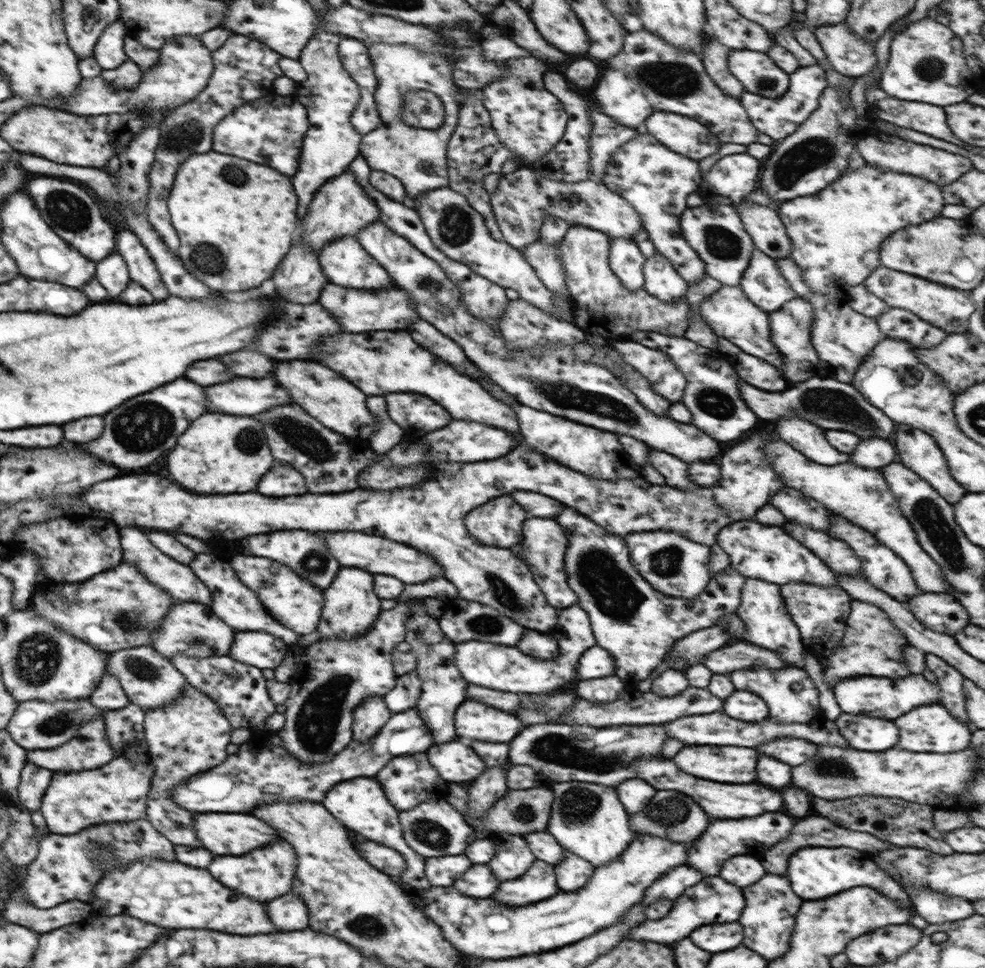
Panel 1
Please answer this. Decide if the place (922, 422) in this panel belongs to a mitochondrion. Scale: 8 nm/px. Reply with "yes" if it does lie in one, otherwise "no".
no

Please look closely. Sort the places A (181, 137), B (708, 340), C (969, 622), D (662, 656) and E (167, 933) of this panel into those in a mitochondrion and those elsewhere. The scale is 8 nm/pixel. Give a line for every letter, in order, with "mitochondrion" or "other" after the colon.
A: mitochondrion
B: other
C: other
D: other
E: other

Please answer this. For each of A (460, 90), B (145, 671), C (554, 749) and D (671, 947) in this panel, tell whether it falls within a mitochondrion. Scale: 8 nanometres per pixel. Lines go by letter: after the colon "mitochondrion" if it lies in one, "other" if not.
A: other
B: mitochondrion
C: mitochondrion
D: other

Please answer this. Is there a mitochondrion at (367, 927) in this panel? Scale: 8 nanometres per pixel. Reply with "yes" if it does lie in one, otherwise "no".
yes

